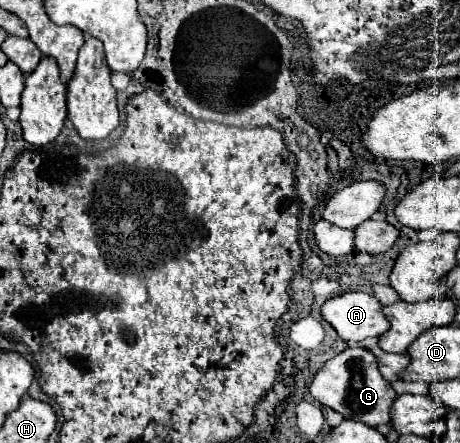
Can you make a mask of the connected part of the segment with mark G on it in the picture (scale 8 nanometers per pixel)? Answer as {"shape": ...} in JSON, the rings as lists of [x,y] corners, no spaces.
{"shape":[[[362,346],[358,348],[346,348],[332,360],[328,360],[312,378],[308,384],[310,394],[324,406],[336,410],[344,418],[358,420],[370,426],[380,426],[390,422],[390,406],[396,398],[396,392],[392,386],[382,378],[376,358]]]}

